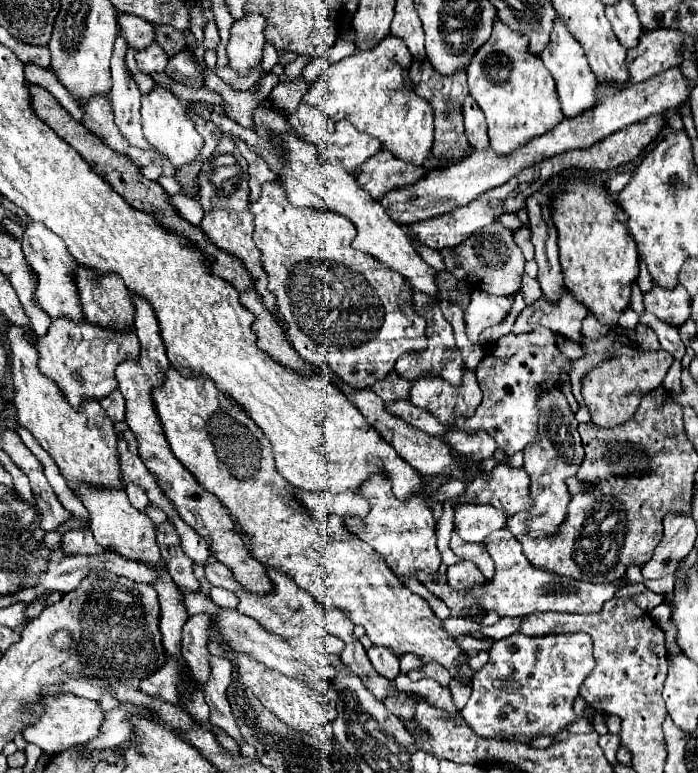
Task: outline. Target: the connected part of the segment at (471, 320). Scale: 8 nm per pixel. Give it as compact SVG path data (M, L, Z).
M473 291L471 303L465 311L465 325L467 325L469 341L477 343L481 329L501 323L511 313L513 299L515 297L497 297L485 291Z

